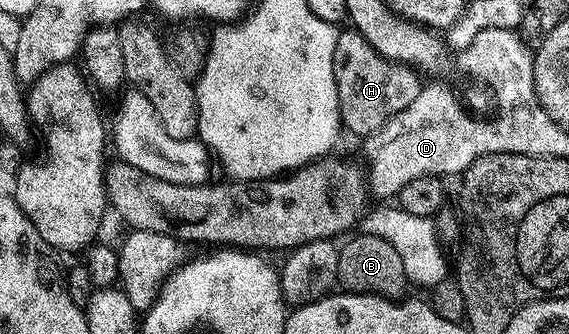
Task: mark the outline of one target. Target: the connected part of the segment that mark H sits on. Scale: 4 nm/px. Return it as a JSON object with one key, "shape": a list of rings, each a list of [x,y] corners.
{"shape":[[[350,27],[339,32],[334,56],[334,78],[338,92],[338,114],[345,132],[365,139],[379,133],[392,115],[404,111],[412,99],[423,89],[423,84],[400,63],[389,63],[362,38],[357,29]]]}

